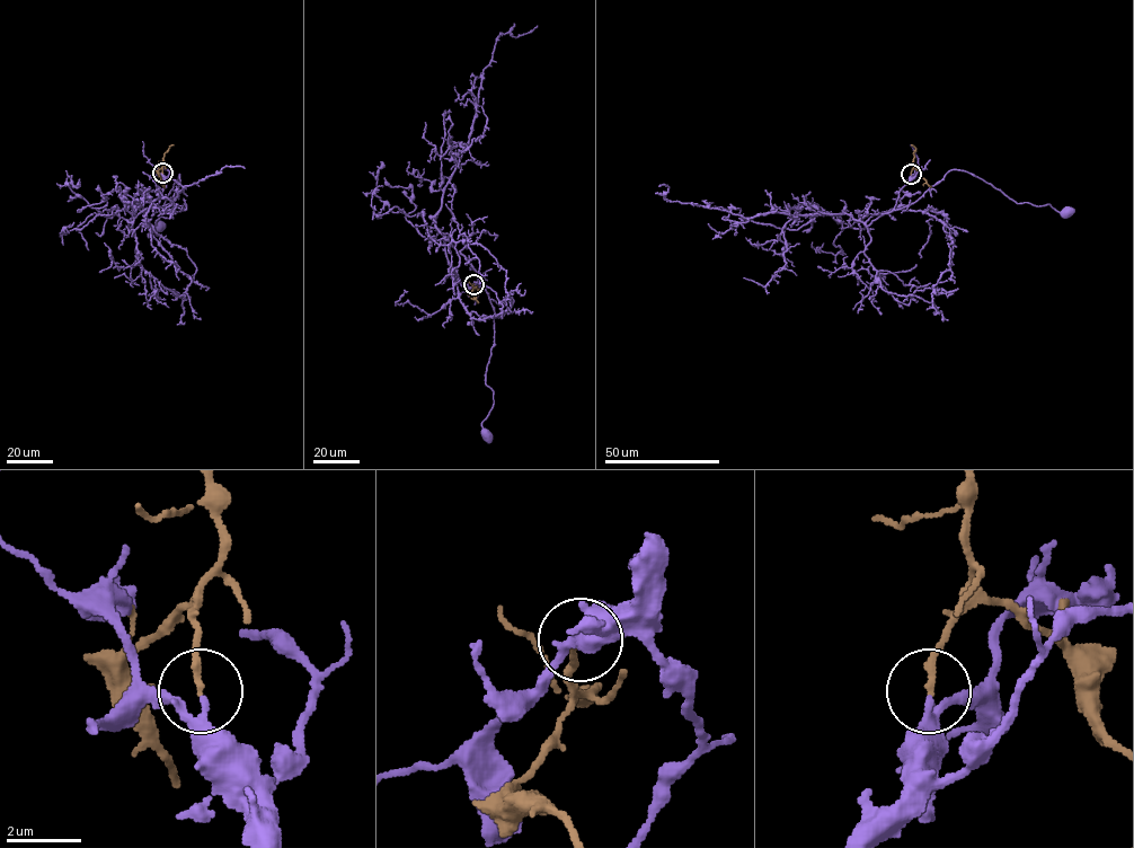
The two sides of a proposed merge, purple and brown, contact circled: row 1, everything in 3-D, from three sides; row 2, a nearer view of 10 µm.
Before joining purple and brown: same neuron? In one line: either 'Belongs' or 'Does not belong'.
Belongs

